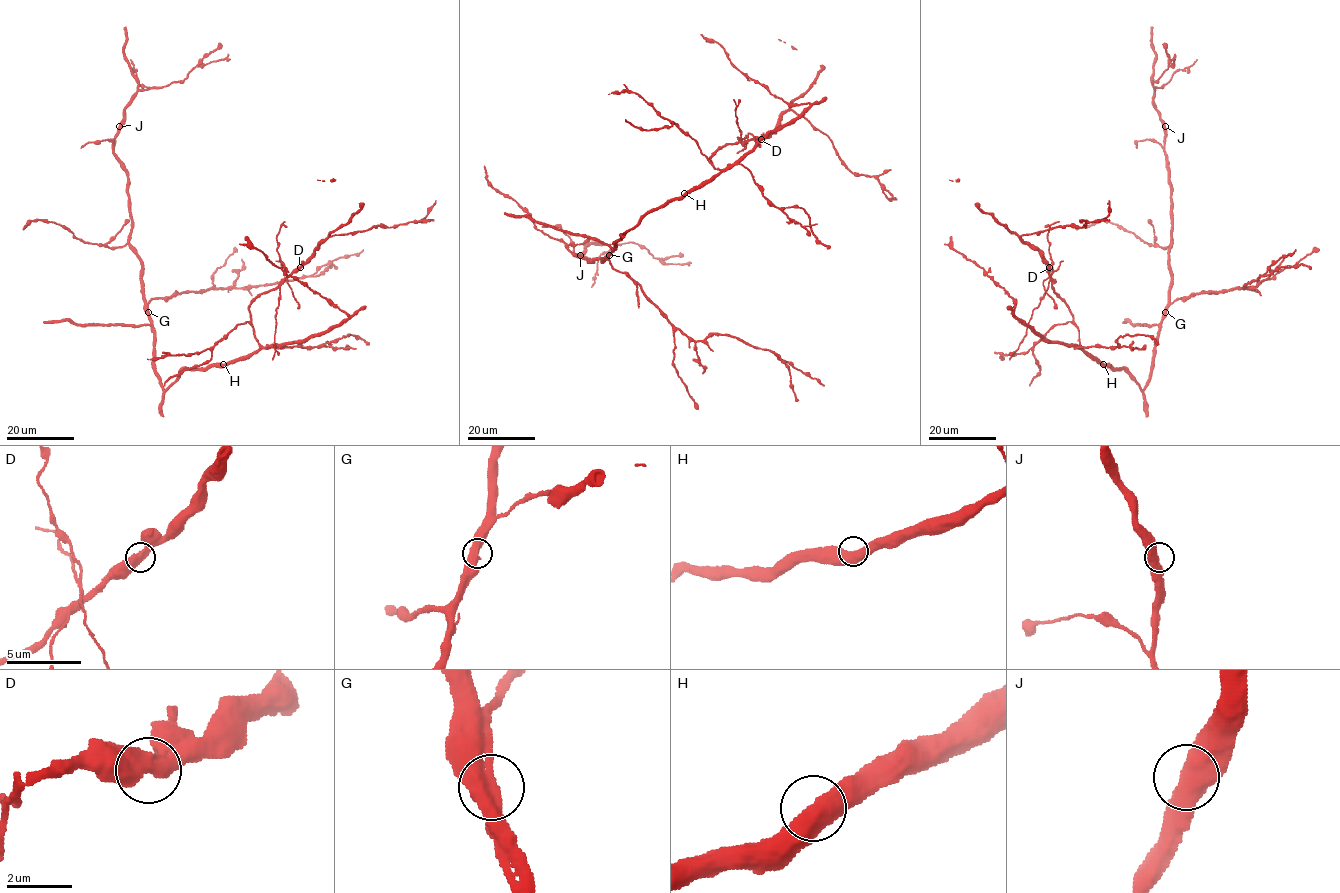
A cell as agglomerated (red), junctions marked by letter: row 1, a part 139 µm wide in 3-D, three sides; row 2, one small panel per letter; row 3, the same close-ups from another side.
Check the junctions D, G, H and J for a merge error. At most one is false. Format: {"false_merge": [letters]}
{"false_merge": []}

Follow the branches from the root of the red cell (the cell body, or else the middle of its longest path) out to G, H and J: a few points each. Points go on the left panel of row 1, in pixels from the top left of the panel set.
G: (172, 383), (164, 389), (157, 378), (154, 331), (148, 311)
H: (172, 383), (185, 368), (223, 364)
J: (172, 383), (164, 389), (157, 378), (141, 258), (129, 242), (127, 170), (113, 152), (119, 126)

